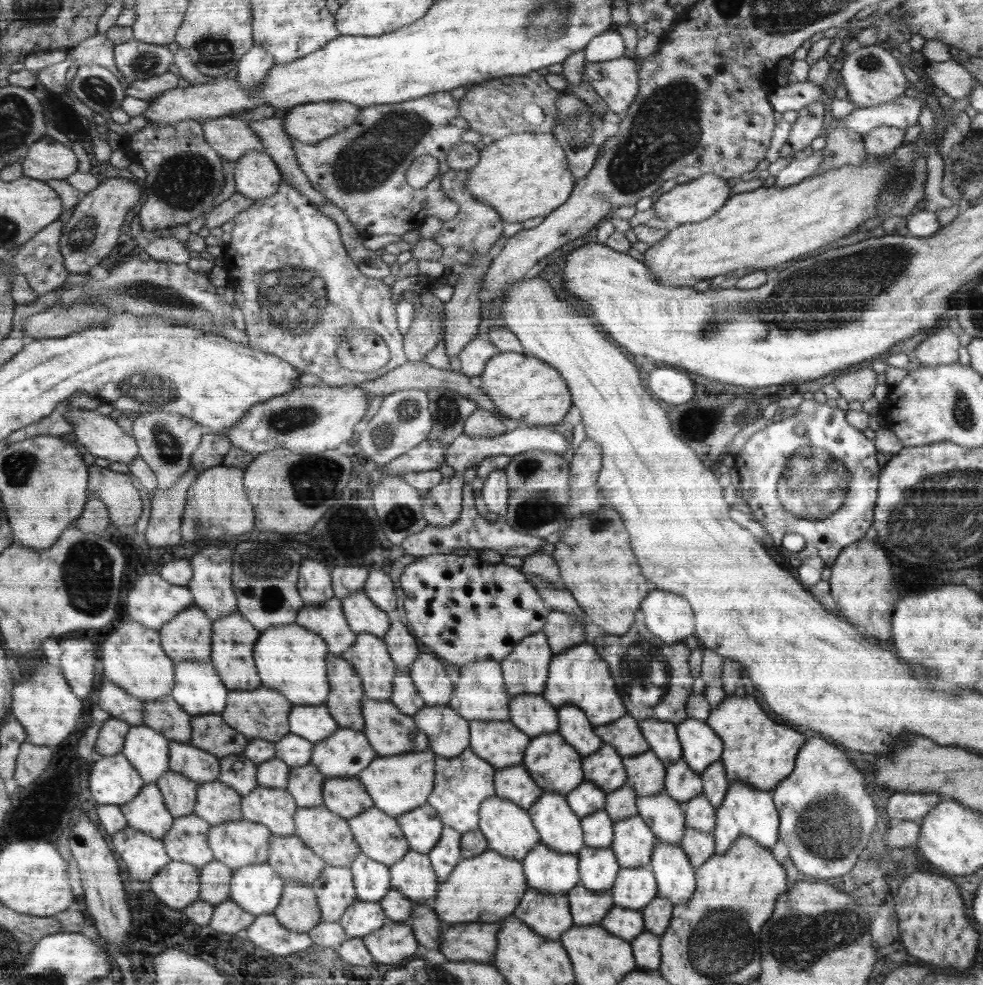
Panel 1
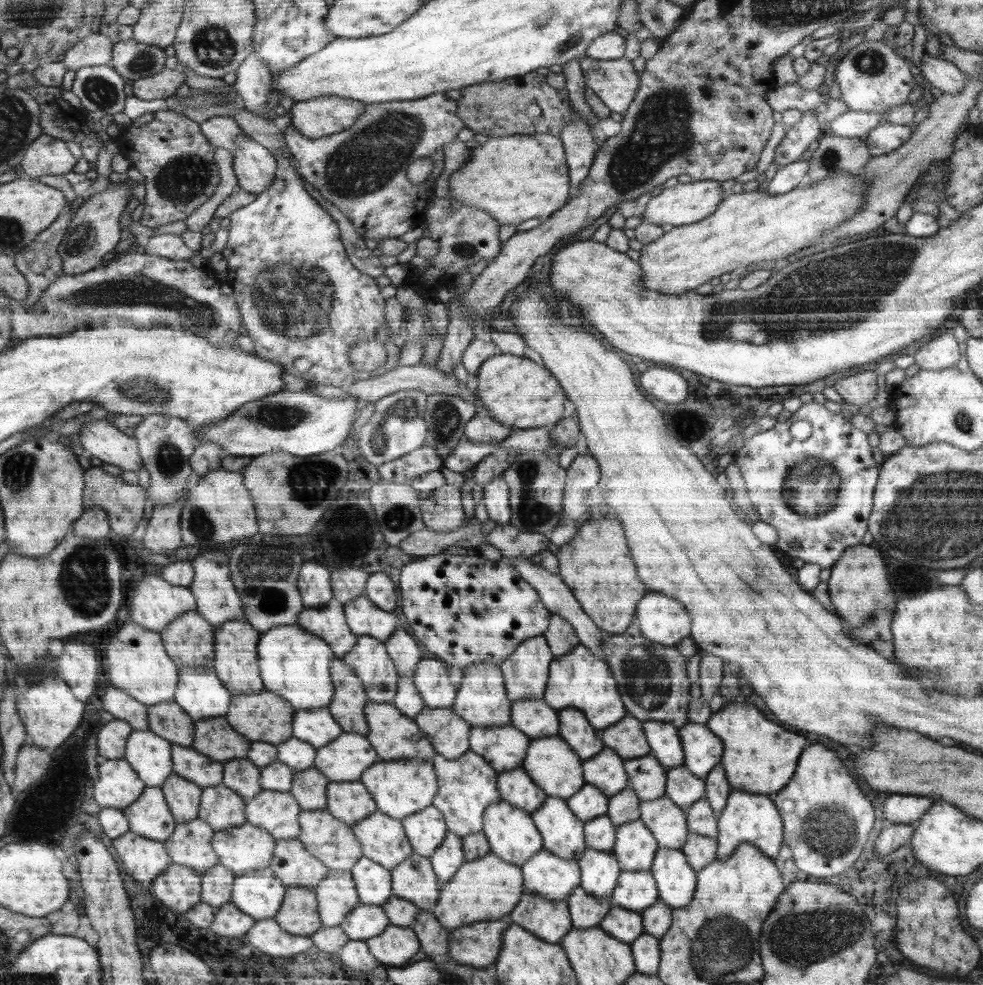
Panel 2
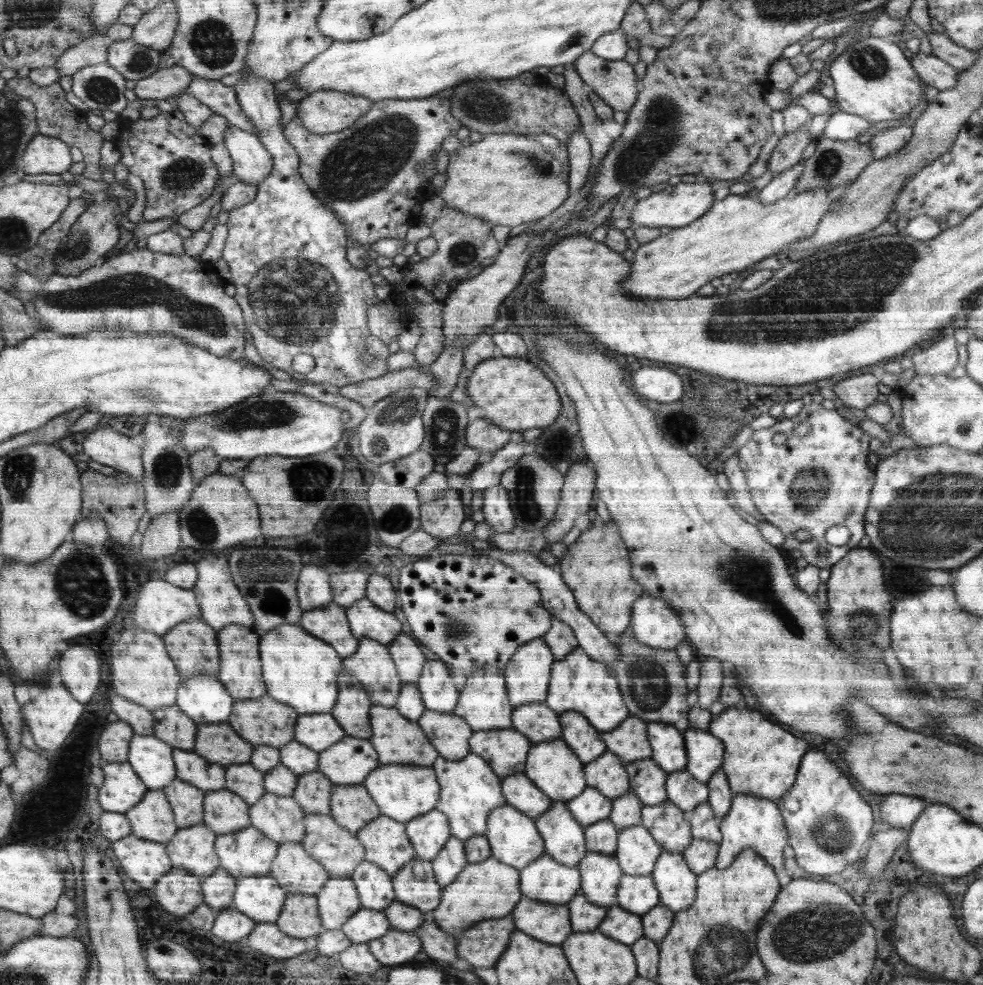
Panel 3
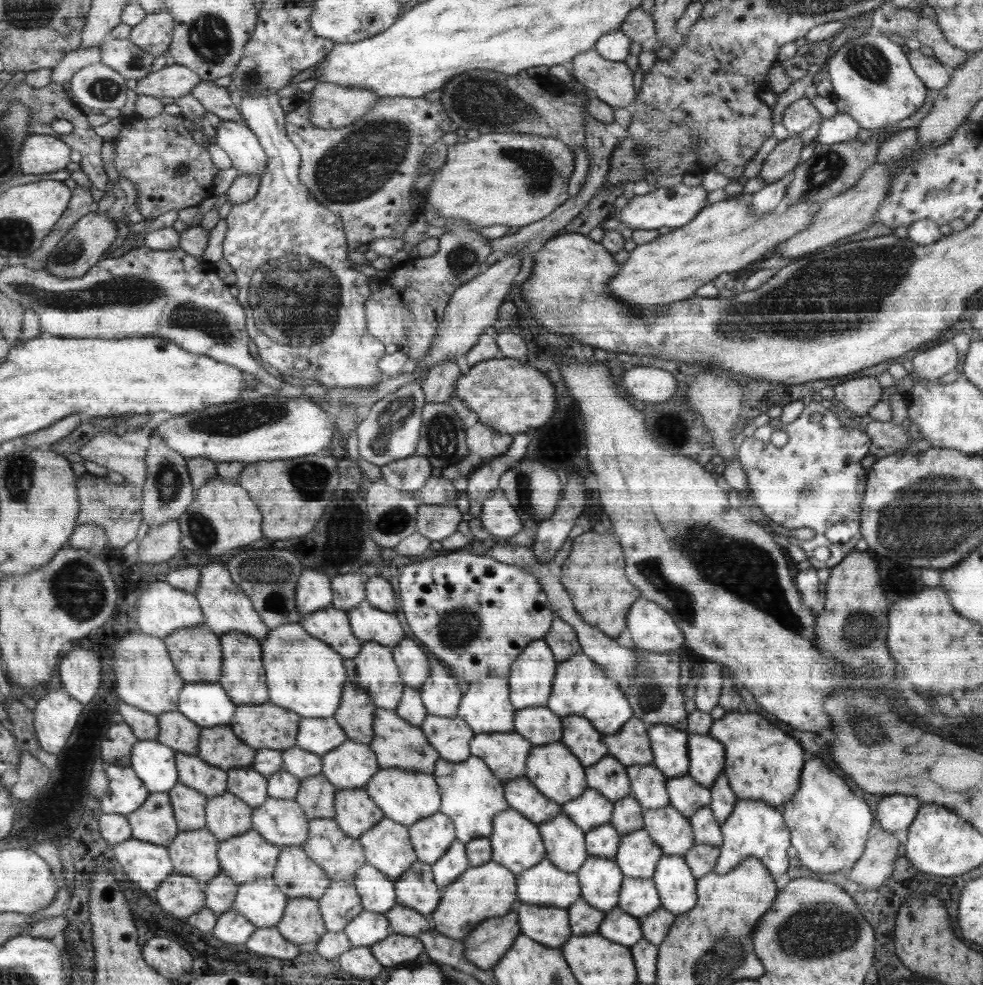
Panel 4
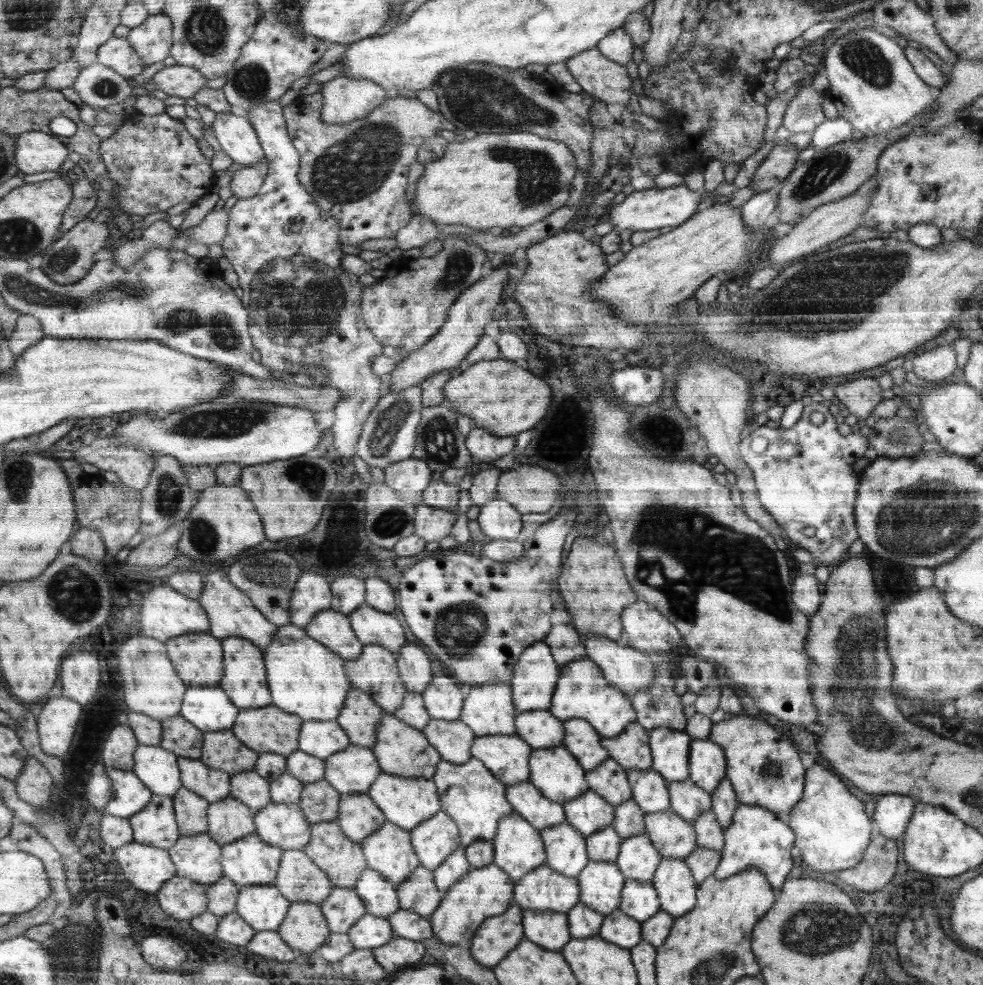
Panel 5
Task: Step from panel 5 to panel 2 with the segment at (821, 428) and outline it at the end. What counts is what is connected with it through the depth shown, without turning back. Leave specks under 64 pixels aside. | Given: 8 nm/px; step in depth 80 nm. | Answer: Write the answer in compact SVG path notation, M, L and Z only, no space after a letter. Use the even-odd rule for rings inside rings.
M816 402L802 404L788 420L778 421L773 428L745 440L740 450L735 452L734 459L760 520L774 526L778 533L778 541L774 545L778 551L806 563L819 564L822 568L833 567L846 550L860 544L868 532L880 466L872 458L872 446L864 431L856 430L856 426L850 424L842 414L834 414ZM798 420L808 420L812 426L810 437L803 441L790 435L790 426ZM805 458L820 459L831 464L841 478L834 508L812 517L794 512L782 496L782 485L788 471ZM835 534L841 537L835 539ZM792 541L799 545L792 547Z

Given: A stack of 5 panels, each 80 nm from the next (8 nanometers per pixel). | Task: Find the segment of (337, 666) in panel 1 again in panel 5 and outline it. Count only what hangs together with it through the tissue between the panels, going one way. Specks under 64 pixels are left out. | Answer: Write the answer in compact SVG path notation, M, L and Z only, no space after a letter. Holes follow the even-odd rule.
M352 686L335 721L345 729L354 746L372 749L377 746L376 732L384 716L386 710L369 693Z

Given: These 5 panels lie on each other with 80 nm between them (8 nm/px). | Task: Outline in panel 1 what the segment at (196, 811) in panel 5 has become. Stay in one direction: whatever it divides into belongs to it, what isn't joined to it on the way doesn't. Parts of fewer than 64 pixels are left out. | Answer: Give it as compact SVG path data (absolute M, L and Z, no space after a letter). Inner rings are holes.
M170 771L162 776L157 786L175 820L182 816L194 815L200 784L178 772Z

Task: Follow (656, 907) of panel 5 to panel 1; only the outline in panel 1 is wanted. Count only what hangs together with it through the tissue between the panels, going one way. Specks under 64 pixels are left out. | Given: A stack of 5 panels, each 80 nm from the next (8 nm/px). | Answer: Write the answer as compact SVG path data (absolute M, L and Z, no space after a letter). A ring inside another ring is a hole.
M649 867L621 868L611 895L618 906L641 909L658 897L657 879Z

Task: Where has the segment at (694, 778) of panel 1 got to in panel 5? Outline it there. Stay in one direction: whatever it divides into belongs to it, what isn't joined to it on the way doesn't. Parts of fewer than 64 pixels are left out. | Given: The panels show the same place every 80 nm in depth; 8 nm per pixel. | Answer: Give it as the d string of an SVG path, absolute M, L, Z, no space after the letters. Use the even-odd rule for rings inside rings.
M690 778L671 781L669 789L674 813L684 820L693 822L702 813L712 810L712 794Z

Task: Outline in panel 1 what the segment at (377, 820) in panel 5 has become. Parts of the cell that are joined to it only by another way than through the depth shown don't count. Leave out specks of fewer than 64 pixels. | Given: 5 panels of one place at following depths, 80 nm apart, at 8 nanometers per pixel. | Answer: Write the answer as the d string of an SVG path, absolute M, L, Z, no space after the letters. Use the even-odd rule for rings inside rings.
M356 777L326 778L322 786L323 805L347 821L374 806L373 797Z

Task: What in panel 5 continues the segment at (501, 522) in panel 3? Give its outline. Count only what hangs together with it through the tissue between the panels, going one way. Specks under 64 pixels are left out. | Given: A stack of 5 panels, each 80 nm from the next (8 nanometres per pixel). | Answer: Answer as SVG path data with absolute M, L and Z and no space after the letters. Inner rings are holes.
M501 498L483 504L477 520L486 539L514 540L522 530L521 512Z

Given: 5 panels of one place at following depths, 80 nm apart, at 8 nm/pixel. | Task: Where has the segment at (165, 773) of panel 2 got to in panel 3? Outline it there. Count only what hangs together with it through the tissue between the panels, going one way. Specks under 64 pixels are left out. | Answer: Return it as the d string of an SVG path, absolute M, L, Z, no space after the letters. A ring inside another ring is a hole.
M134 734L127 762L137 772L148 790L158 791L168 787L177 779L177 766L173 760L173 746L159 737Z

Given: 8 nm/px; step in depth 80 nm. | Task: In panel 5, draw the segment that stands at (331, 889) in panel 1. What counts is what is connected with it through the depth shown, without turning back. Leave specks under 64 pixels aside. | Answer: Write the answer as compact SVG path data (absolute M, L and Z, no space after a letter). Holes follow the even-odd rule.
M337 888L322 904L325 919L334 933L346 933L350 927L368 912L365 903L354 889Z

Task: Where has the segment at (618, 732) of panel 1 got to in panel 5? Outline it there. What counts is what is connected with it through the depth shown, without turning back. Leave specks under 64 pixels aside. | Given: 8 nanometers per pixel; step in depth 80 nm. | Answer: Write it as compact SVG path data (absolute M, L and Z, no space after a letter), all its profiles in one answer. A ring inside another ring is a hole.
M640 723L630 725L622 735L603 737L601 745L609 750L610 759L630 769L649 770L653 766L649 730Z

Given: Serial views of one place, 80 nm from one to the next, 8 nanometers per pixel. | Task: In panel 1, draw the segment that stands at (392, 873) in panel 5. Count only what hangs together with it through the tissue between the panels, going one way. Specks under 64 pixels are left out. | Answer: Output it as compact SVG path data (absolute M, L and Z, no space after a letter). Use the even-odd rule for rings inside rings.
M372 806L369 811L354 816L348 822L360 845L360 854L385 865L391 867L412 850L397 818L382 812L377 806Z

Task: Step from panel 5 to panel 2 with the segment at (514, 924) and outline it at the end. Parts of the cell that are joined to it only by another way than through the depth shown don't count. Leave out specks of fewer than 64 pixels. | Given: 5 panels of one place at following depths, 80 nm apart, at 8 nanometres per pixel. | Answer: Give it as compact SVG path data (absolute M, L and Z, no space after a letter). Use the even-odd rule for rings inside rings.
M510 915L498 920L481 921L449 931L448 958L462 965L487 968L496 962L502 934L513 923Z

